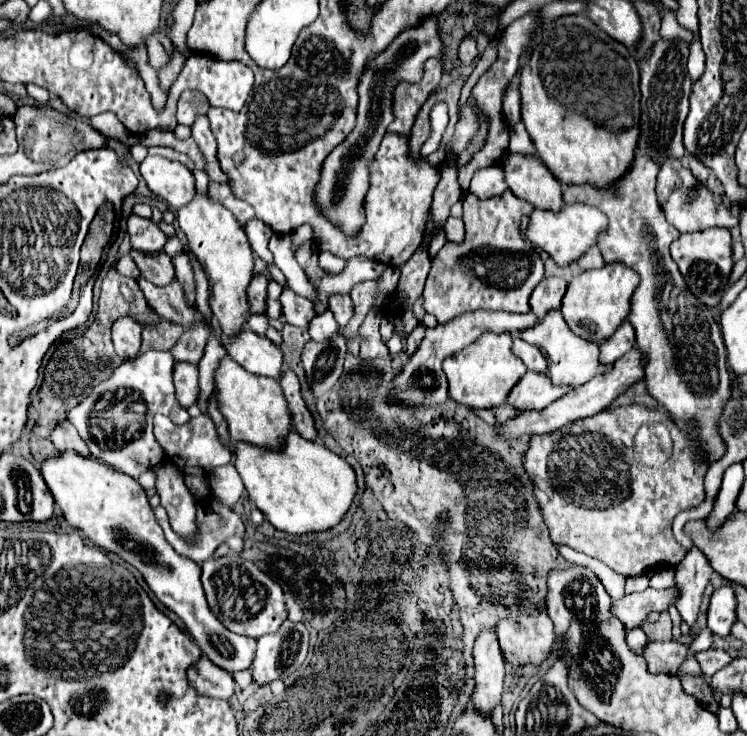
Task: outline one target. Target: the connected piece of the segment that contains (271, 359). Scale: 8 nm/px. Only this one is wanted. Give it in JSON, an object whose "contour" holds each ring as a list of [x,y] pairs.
{"contour":[[[243,330],[231,338],[223,336],[229,356],[239,362],[247,372],[279,380],[283,374],[283,354],[269,338],[251,330]]]}

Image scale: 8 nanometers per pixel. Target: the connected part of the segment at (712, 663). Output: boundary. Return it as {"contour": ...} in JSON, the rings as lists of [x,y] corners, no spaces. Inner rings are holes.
{"contour":[[[711,648],[711,650],[699,652],[699,654],[697,654],[697,662],[701,664],[701,672],[709,678],[709,676],[713,676],[717,670],[721,670],[723,666],[727,666],[727,664],[731,662],[731,656],[729,656],[725,650]]]}

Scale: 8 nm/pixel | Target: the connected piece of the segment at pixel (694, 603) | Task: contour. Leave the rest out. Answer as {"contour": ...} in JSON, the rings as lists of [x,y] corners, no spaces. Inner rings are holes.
{"contour":[[[695,544],[687,552],[687,556],[675,566],[675,588],[679,592],[675,606],[689,626],[697,620],[701,596],[705,586],[709,584],[711,574],[713,568],[707,556],[703,556],[703,552]]]}

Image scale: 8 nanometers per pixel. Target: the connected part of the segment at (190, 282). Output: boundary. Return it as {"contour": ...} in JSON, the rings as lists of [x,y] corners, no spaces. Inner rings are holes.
{"contour":[[[187,254],[183,256],[177,256],[173,258],[173,264],[175,264],[175,272],[177,272],[177,278],[179,282],[183,284],[185,292],[187,292],[187,304],[195,302],[195,278],[193,278],[193,266],[187,258]]]}

